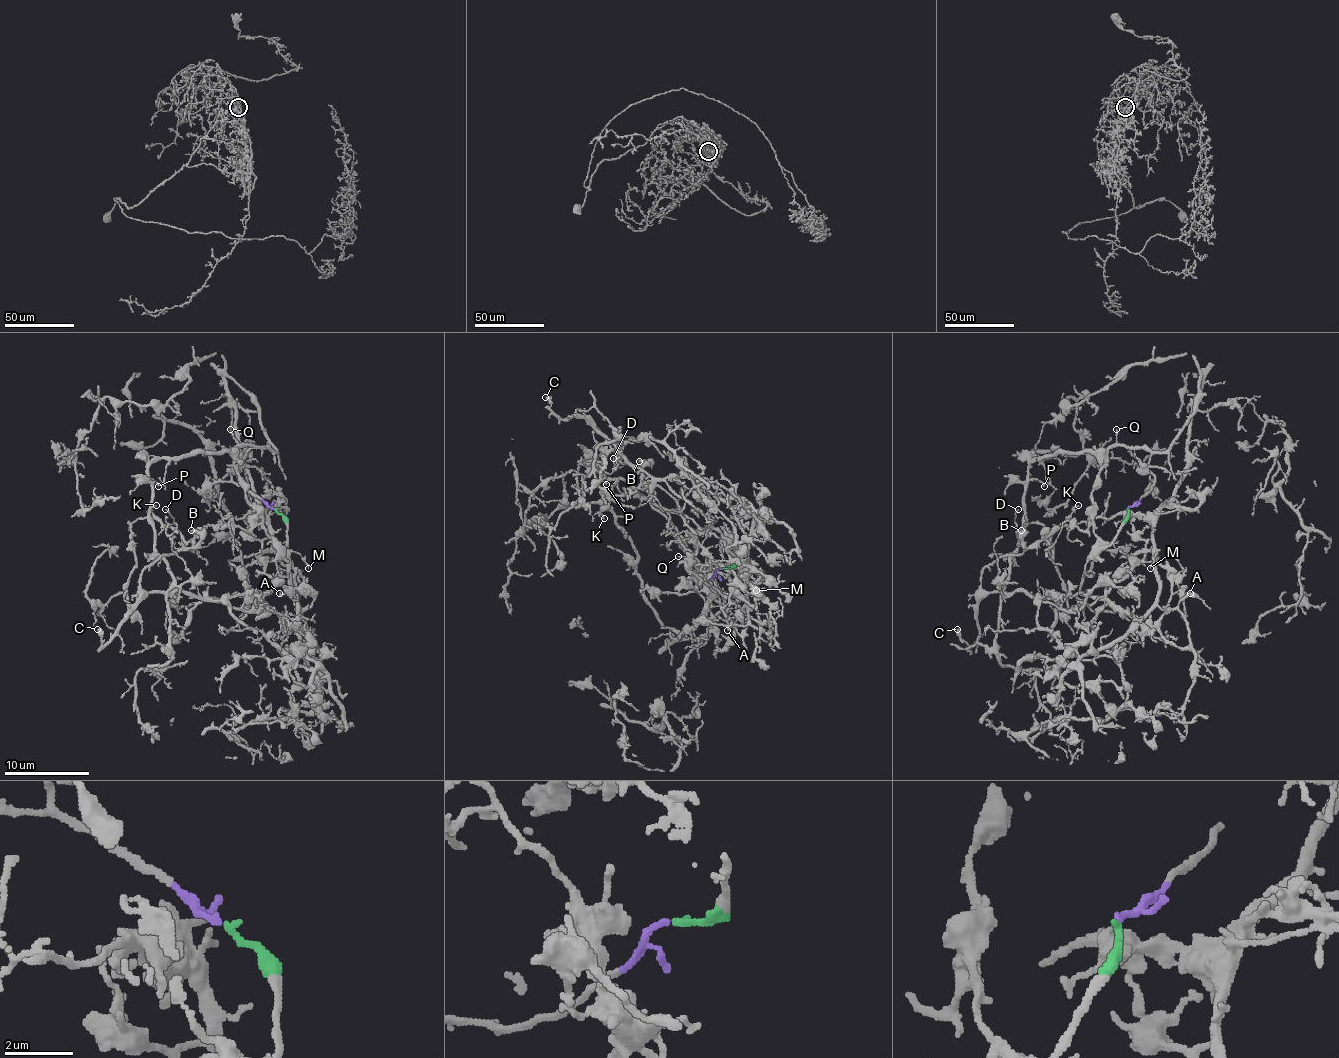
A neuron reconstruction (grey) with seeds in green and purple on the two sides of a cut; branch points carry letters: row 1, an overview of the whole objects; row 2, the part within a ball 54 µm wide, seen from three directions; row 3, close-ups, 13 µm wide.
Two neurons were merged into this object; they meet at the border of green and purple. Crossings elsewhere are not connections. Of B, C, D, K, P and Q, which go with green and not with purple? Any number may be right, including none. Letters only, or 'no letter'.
B, C, D, K

